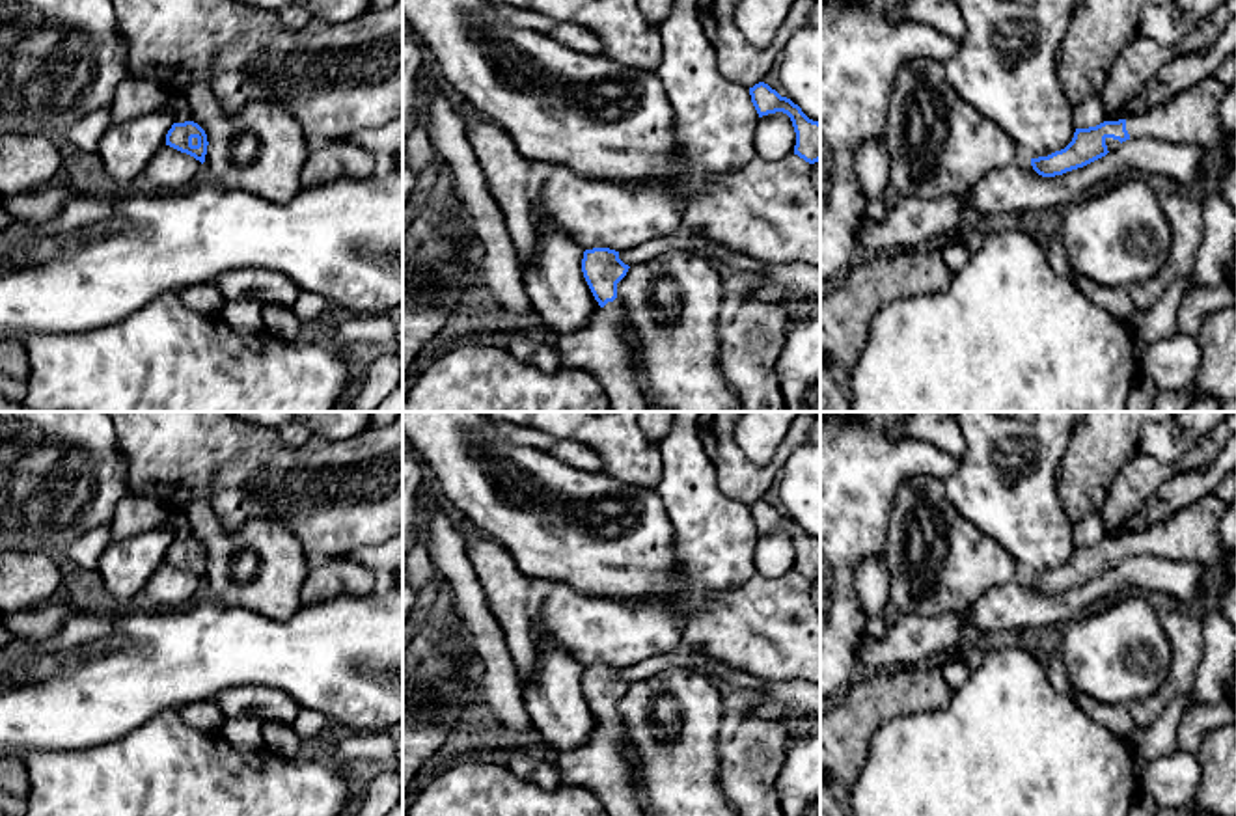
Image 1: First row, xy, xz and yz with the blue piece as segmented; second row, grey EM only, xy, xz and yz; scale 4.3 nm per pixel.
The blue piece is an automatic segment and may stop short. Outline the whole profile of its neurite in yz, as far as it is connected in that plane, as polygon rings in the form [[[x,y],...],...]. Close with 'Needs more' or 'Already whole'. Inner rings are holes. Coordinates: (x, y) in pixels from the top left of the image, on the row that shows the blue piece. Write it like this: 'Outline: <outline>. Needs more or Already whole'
Outline: [[[1208,76],[1171,102],[1145,114],[1076,129],[1064,149],[1031,158],[1031,166],[1042,177],[1063,175],[1106,156],[1130,138],[1158,138],[1206,149],[1219,147],[1225,142],[1219,104],[1227,93],[1227,86],[1215,76]]]. Needs more

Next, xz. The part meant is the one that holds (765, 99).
Outline: [[[759,82],[749,88],[751,102],[759,114],[759,117],[783,112],[790,117],[794,132],[796,132],[796,145],[794,155],[803,158],[809,164],[820,160],[820,123],[809,119],[798,104],[790,99],[781,97],[776,89],[768,84]]]. Already whole

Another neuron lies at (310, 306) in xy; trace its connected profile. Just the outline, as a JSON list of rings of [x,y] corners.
[[[300,291],[300,296],[293,307],[296,317],[302,322],[313,322],[323,317],[323,313],[328,309],[330,302],[315,292]]]

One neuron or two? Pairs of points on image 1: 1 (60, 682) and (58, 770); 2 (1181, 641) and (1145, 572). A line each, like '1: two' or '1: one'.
1: two
2: two

